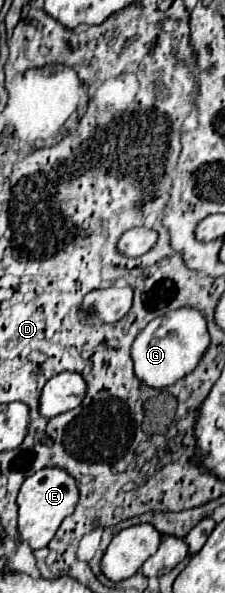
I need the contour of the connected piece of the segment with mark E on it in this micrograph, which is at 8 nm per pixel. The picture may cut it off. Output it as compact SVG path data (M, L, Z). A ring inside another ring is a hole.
M45 467L45 469L33 473L21 485L21 491L19 491L19 497L17 497L17 505L19 505L19 537L27 539L29 547L33 551L45 547L53 539L53 535L59 529L63 517L71 515L75 511L77 503L79 503L77 481L65 469Z

